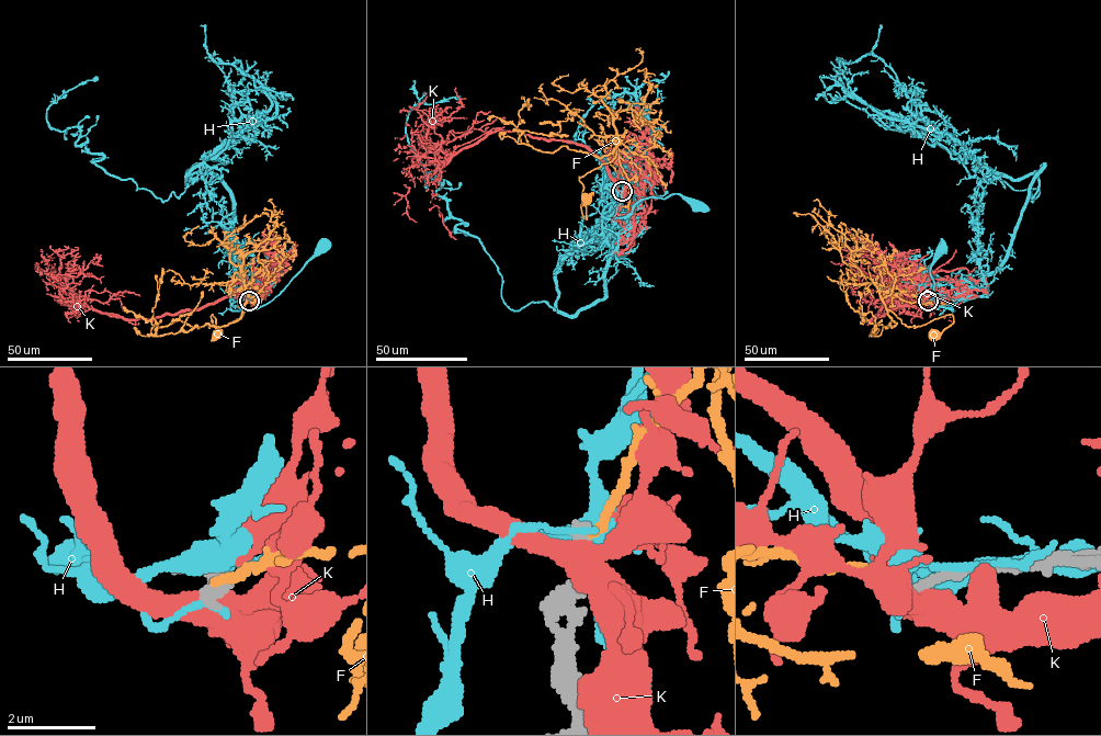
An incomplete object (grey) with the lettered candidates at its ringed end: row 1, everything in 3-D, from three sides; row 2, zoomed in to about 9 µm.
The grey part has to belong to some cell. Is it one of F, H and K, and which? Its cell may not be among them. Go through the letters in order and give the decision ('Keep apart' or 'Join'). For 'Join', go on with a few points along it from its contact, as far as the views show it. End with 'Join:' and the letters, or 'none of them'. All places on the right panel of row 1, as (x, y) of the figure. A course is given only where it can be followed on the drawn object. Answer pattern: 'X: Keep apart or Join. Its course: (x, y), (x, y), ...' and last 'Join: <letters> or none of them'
F: Keep apart
H: Keep apart
K: Keep apart
Join: none of them

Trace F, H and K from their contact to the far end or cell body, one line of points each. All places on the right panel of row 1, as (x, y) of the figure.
F: (928, 301), (909, 302), (880, 292), (888, 309), (906, 326), (917, 327), (952, 314), (954, 321), (934, 336)
H: (927, 301), (943, 299), (952, 304), (953, 312), (941, 307), (933, 297), (930, 267), (940, 248)
K: (928, 301), (918, 292), (900, 293), (871, 319), (906, 304), (892, 293), (898, 271), (926, 279), (955, 249)

